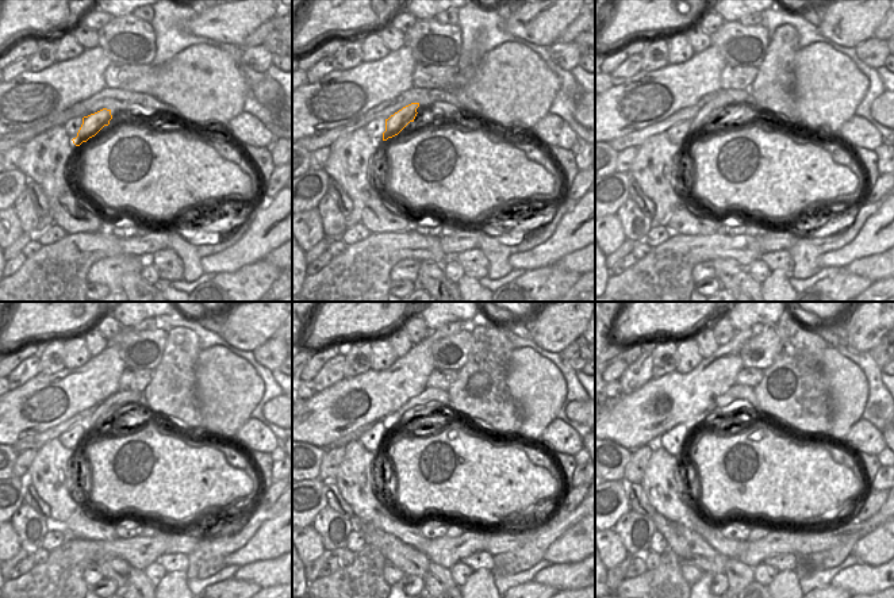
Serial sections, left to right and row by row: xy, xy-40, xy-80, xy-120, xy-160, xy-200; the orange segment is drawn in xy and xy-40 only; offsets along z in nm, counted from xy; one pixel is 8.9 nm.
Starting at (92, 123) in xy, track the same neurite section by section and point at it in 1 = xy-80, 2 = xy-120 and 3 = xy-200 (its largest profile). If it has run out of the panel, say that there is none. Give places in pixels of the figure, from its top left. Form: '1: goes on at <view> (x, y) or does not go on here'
1: goes on at xy-80 (710, 112)
2: goes on at xy-120 (112, 405)
3: goes on at xy-200 (743, 397)

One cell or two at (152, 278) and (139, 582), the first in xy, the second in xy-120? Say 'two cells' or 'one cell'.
two cells

